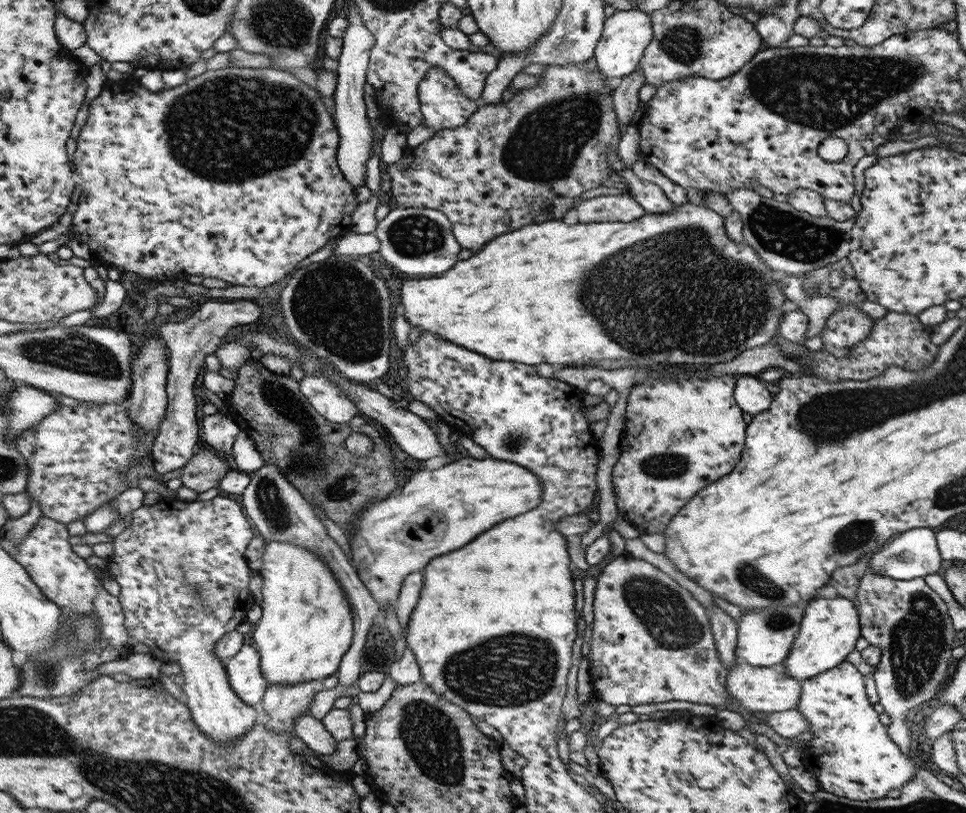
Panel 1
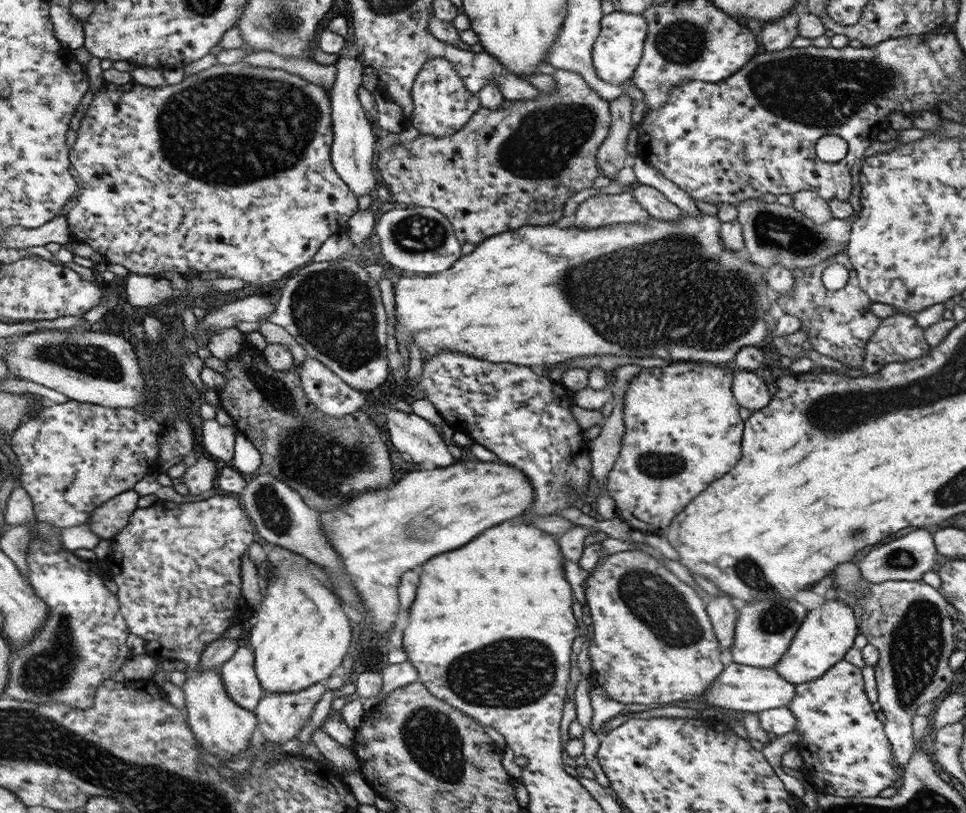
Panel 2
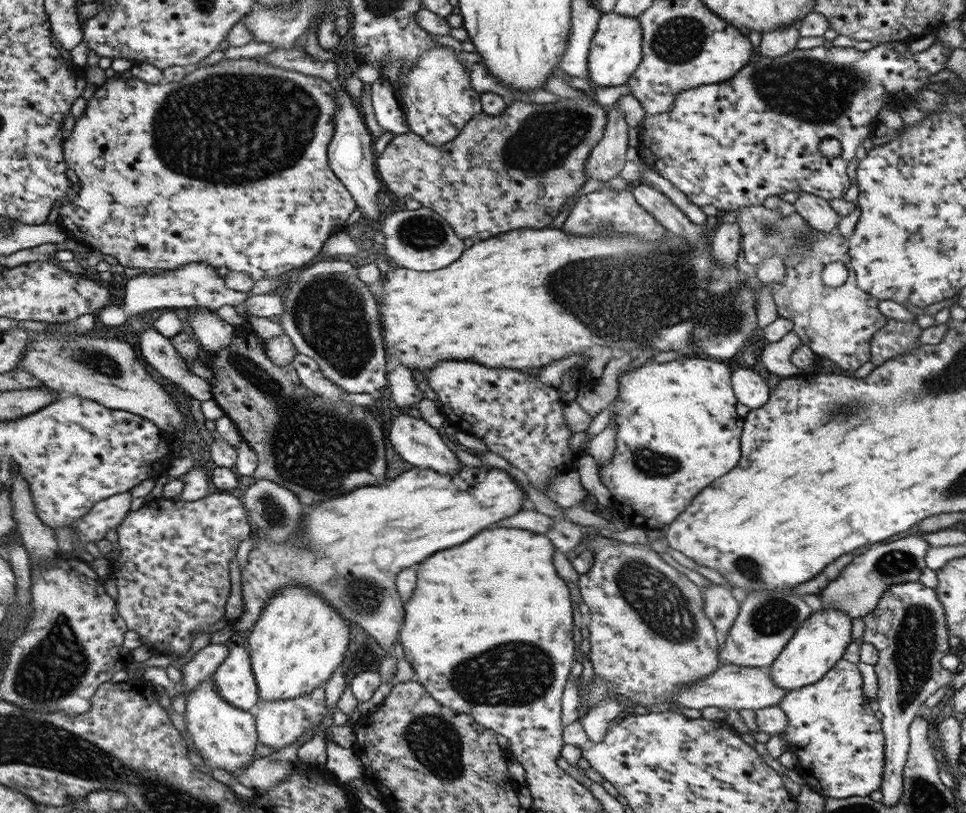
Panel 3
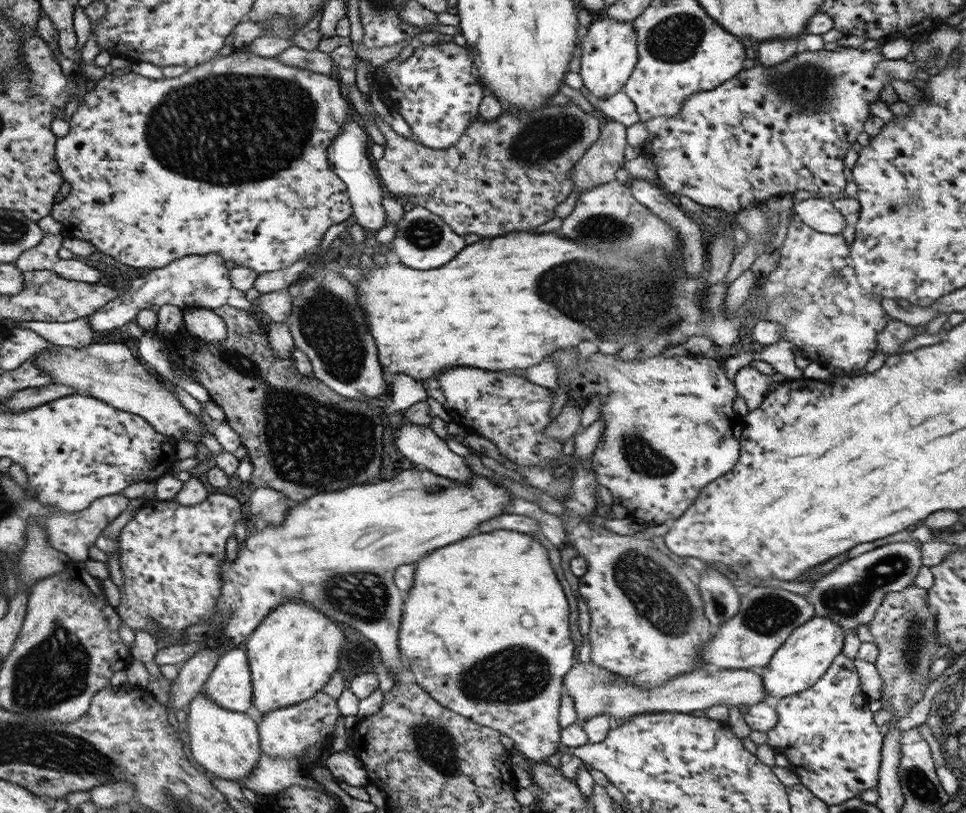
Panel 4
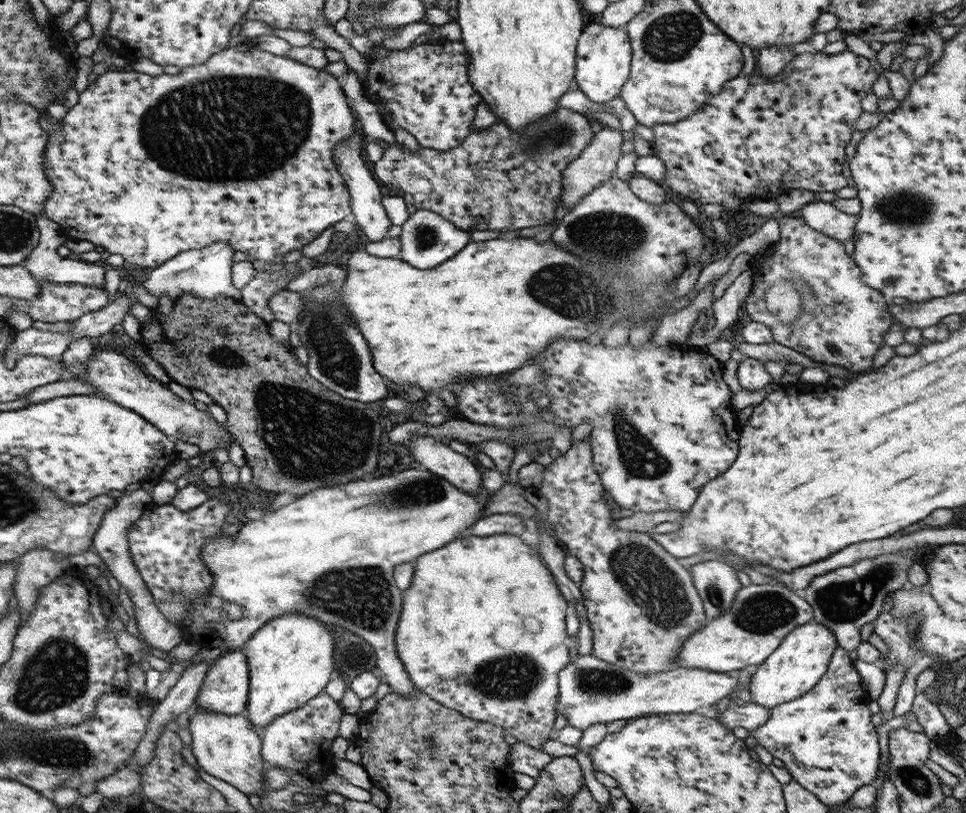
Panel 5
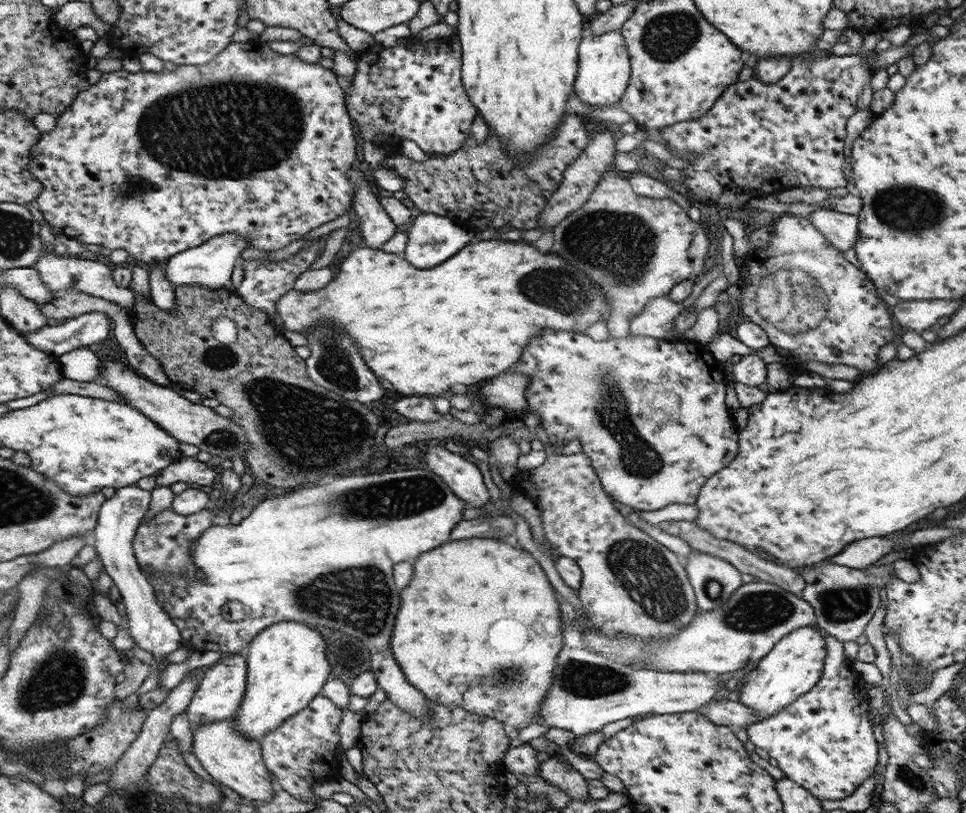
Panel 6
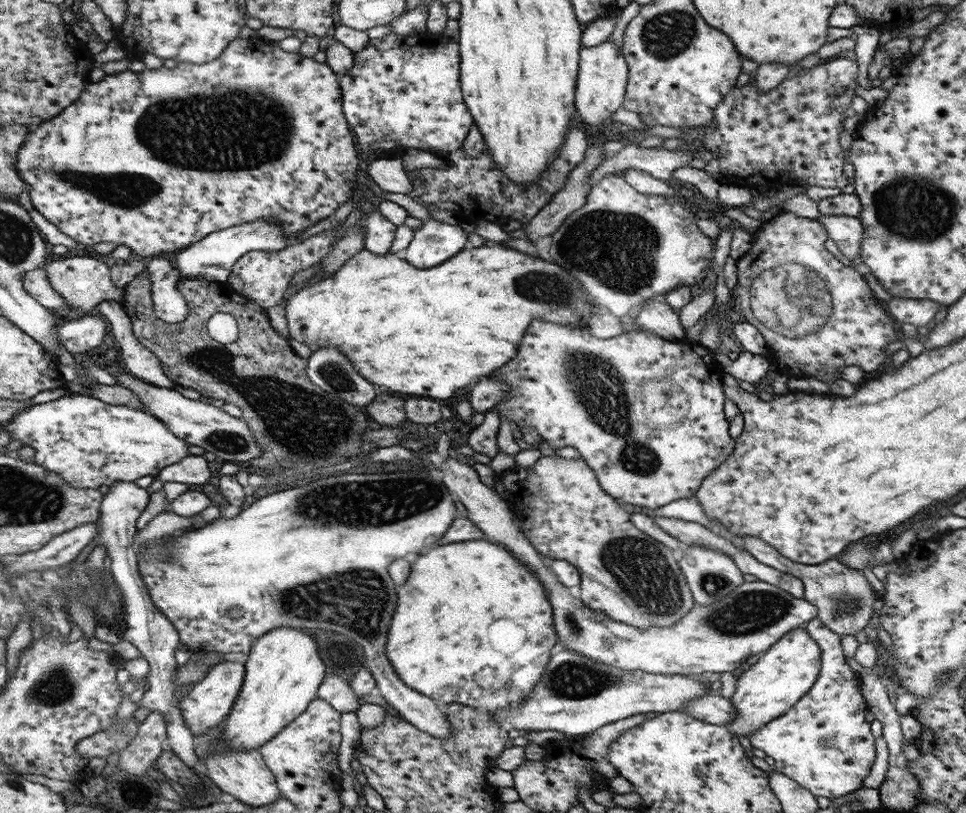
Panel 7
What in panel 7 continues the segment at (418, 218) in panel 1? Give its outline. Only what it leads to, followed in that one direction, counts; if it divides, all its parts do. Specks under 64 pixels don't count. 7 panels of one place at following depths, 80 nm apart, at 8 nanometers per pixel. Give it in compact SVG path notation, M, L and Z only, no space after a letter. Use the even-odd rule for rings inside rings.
M434 218L426 219L421 226L413 230L414 235L409 246L404 249L405 259L418 269L428 269L450 260L462 248L468 247L469 236L460 225L448 224Z

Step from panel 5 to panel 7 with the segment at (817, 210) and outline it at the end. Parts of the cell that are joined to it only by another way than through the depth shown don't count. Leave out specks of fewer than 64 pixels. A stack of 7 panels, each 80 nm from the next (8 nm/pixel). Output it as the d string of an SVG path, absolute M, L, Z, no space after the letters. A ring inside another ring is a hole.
M821 215L817 221L827 230L830 245L847 262L860 254L863 226L859 217Z

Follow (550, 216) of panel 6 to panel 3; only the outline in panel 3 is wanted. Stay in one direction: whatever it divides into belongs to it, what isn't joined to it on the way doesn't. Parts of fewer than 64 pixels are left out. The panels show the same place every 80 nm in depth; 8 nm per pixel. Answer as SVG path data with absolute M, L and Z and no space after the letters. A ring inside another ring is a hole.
M609 107L605 136L592 150L589 160L586 160L587 180L606 182L618 178L627 161L629 127L624 115L616 107Z

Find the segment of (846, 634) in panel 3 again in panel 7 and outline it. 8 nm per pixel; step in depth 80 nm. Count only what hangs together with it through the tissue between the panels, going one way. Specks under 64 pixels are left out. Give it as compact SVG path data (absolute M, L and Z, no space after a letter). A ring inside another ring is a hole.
M804 627L782 636L755 666L744 667L738 673L736 689L730 699L737 710L737 717L726 724L729 731L738 738L749 737L751 732L768 724L768 721L782 716L814 687L821 671L821 657L821 649Z

